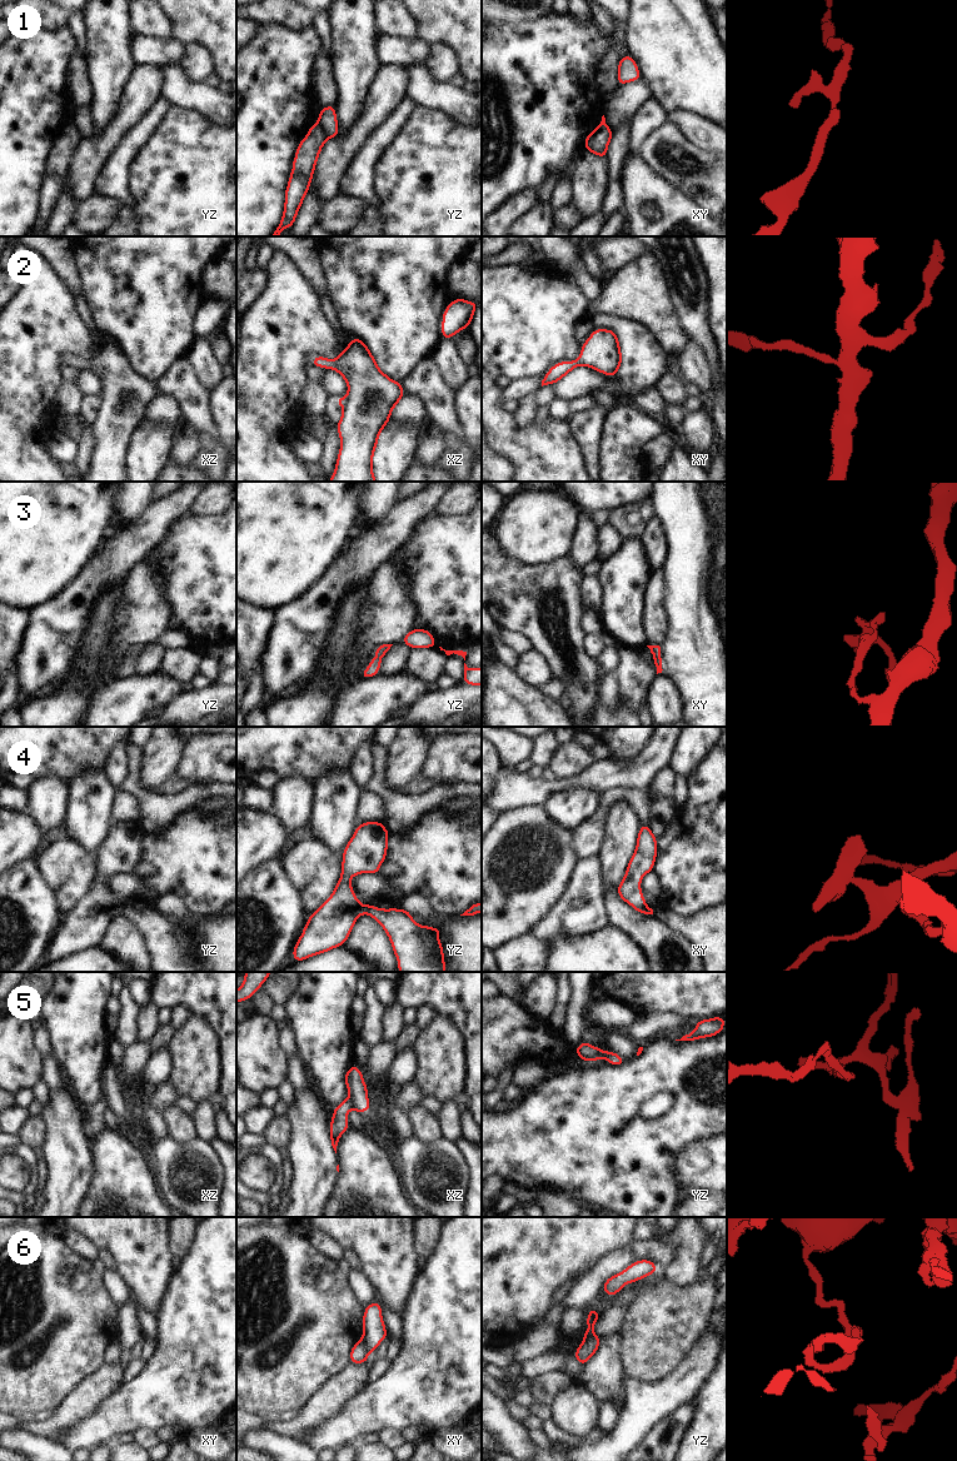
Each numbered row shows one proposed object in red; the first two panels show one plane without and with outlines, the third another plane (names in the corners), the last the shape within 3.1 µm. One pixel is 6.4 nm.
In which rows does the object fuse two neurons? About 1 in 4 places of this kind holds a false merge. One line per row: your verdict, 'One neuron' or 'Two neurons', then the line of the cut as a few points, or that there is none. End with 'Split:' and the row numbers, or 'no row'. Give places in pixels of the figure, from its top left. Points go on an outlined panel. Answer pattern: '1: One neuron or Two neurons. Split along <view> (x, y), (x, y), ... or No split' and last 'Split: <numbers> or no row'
1: Two neurons. Split along yz (317, 123), (328, 138)
2: One neuron. No split
3: One neuron. No split
4: Two neurons. Split along yz (363, 906), (360, 913)
5: Two neurons. Split along xz (349, 1096), (354, 1107)
6: Two neurons. Split along xy (362, 1337), (365, 1345), (365, 1361)
Split: 1, 4, 5, 6.

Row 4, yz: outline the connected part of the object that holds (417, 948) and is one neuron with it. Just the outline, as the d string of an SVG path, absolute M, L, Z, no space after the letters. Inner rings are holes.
M365 904L362 914L379 922L390 939L399 972L445 972L444 951L438 927L420 926L408 909L378 908Z

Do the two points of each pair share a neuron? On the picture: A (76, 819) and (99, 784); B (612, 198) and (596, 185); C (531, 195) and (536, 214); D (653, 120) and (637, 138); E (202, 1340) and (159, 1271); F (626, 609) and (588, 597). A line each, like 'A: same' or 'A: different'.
A: same
B: different
C: different
D: same
E: different
F: different

